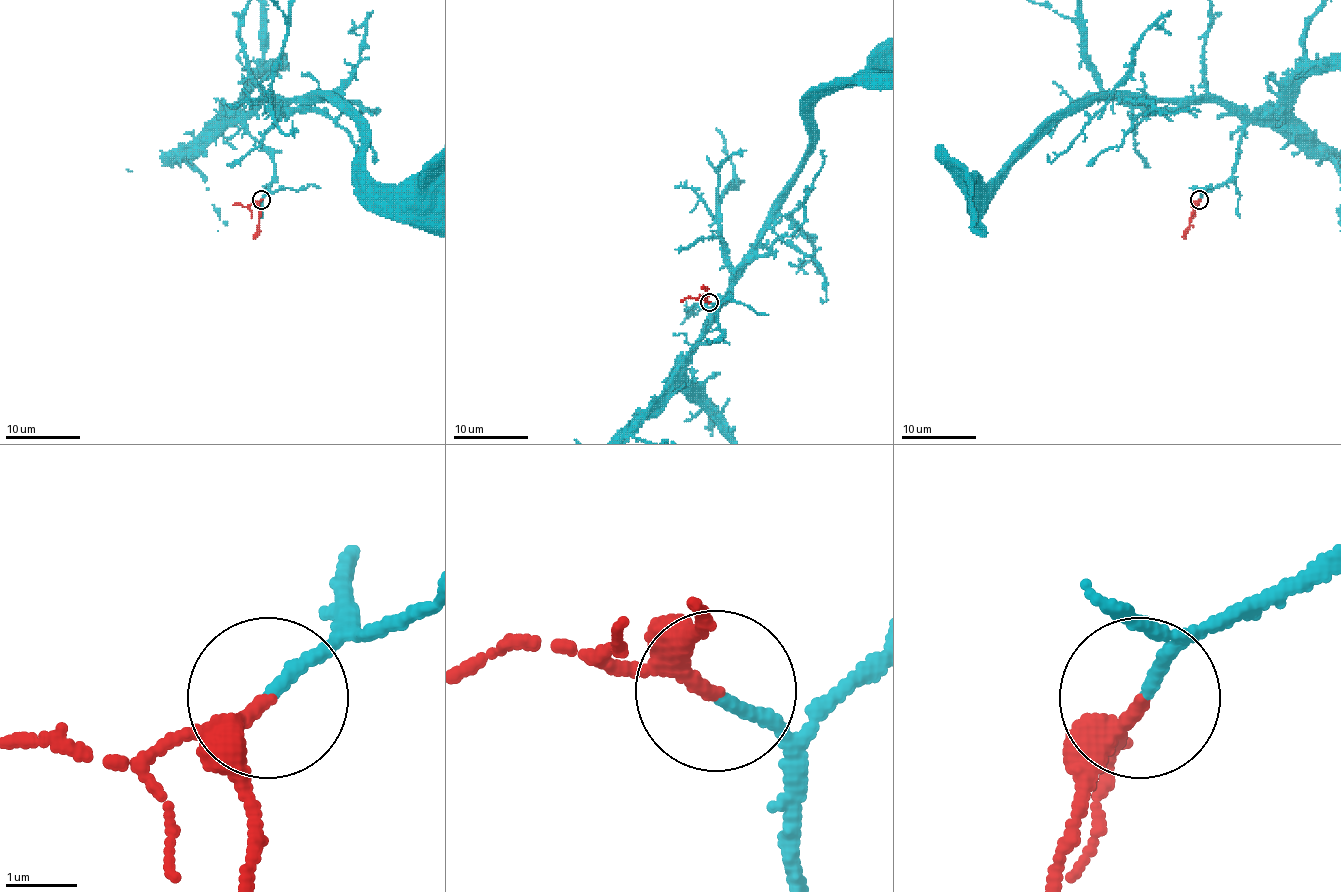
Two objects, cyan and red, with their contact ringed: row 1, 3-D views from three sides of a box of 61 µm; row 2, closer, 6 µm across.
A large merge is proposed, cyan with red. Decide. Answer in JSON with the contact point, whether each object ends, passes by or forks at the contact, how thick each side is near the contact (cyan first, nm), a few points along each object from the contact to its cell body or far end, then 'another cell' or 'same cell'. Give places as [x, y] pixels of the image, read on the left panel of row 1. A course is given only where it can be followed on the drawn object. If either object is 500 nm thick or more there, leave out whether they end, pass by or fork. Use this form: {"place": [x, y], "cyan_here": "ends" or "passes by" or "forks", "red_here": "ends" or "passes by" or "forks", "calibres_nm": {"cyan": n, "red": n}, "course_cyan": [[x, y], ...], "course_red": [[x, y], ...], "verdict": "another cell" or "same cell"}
{"place": [261, 199], "cyan_here": "ends", "red_here": "passes by", "calibres_nm": {"cyan": 160, "red": 190}, "course_cyan": [[261, 199], [274, 158], [246, 121], [264, 102], [317, 96], [359, 126], [361, 167], [376, 182]], "course_red": [[261, 199], [259, 229], [253, 238]], "verdict": "same cell"}

